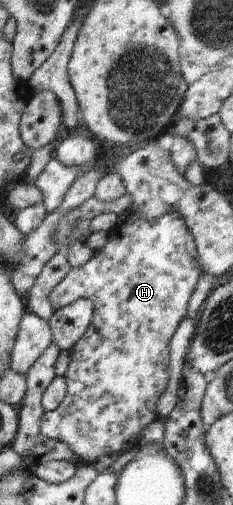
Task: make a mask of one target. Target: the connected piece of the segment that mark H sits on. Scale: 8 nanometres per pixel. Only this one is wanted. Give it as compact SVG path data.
M132 213L112 230L102 252L92 256L84 266L71 267L49 292L54 310L78 299L91 300L95 310L87 331L70 350L71 361L64 376L66 396L58 408L46 411L40 421L40 432L65 442L82 465L92 465L100 456L119 455L130 449L141 432L160 418L157 400L165 393L171 371L168 342L174 336L176 326L187 316L190 297L201 279L203 270L197 258L194 237L179 214L168 213L148 222Z

